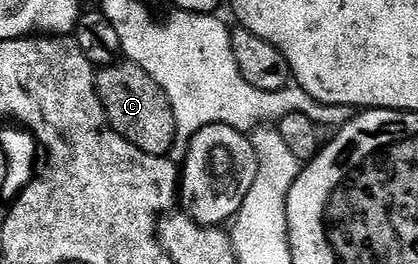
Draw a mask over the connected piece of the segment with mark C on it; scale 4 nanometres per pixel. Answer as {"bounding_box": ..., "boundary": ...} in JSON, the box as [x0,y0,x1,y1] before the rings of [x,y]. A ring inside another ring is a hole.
{"bounding_box":[96,61,176,157],"boundary":[[[120,61],[101,68],[96,75],[96,90],[102,99],[108,123],[118,133],[123,133],[134,147],[155,157],[171,154],[176,144],[176,120],[170,107],[170,99],[142,67],[129,61]]]}

